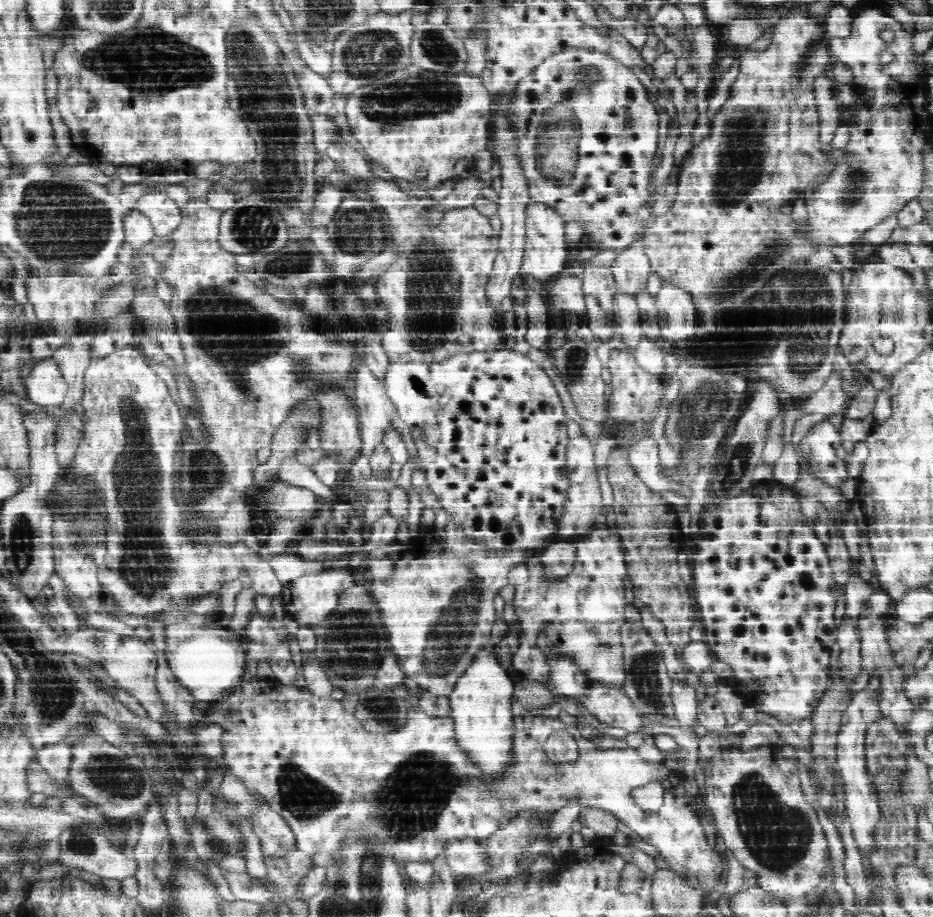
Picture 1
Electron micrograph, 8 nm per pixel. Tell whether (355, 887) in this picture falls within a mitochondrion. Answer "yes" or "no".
yes

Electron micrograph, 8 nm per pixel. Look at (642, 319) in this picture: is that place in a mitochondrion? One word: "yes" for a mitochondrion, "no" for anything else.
no

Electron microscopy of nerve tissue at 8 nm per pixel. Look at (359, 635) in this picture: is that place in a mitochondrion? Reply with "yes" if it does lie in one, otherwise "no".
yes

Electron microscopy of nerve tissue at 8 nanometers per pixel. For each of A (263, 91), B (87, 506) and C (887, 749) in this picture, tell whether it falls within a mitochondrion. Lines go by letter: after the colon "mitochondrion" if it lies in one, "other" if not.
A: mitochondrion
B: mitochondrion
C: mitochondrion

